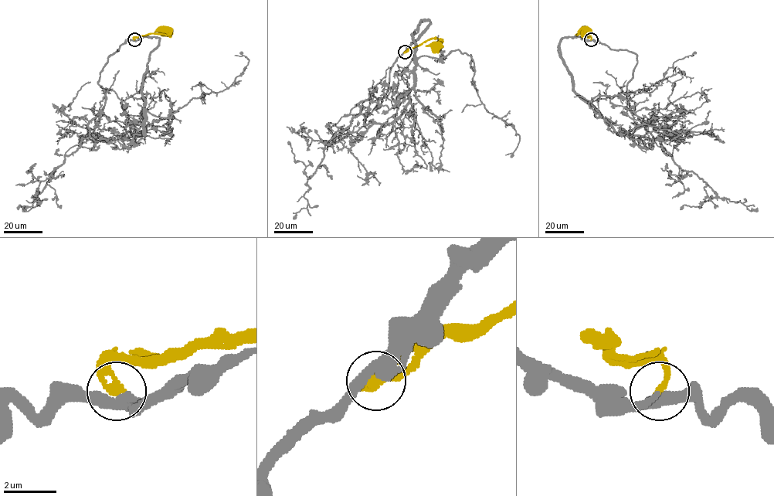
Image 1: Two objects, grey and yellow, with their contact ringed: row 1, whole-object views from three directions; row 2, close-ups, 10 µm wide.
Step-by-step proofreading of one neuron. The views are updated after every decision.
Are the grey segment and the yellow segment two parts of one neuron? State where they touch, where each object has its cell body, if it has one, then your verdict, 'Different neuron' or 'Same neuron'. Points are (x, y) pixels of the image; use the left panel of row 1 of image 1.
Place: (134, 39). Soma of grey: none. Soma of yellow: (164, 31). Same neuron

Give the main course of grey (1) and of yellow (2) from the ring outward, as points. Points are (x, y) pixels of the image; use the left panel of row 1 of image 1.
1: (134, 39), (158, 38), (141, 96), (146, 110), (161, 117), (229, 86), (249, 60), (235, 55)
2: (134, 39), (134, 37), (153, 33), (168, 35), (165, 30)

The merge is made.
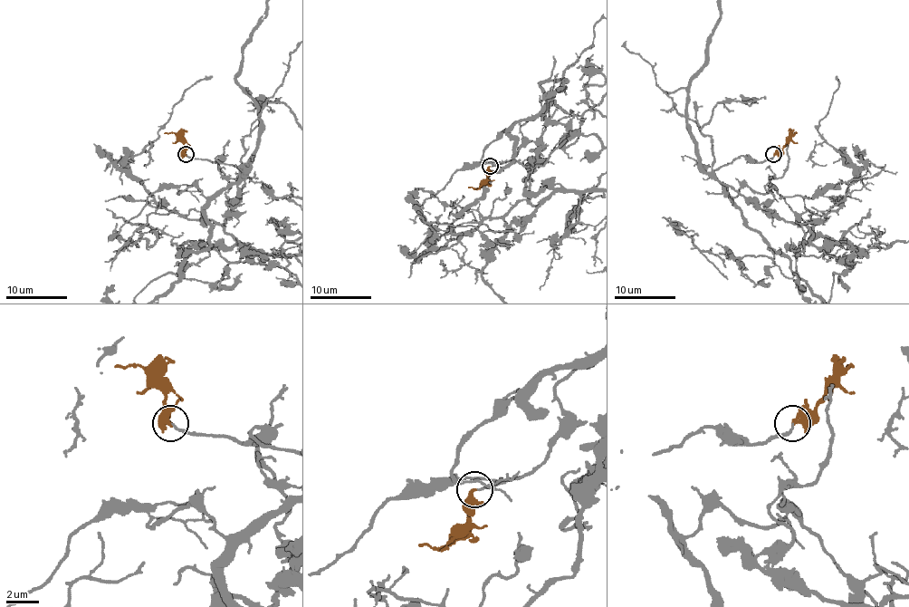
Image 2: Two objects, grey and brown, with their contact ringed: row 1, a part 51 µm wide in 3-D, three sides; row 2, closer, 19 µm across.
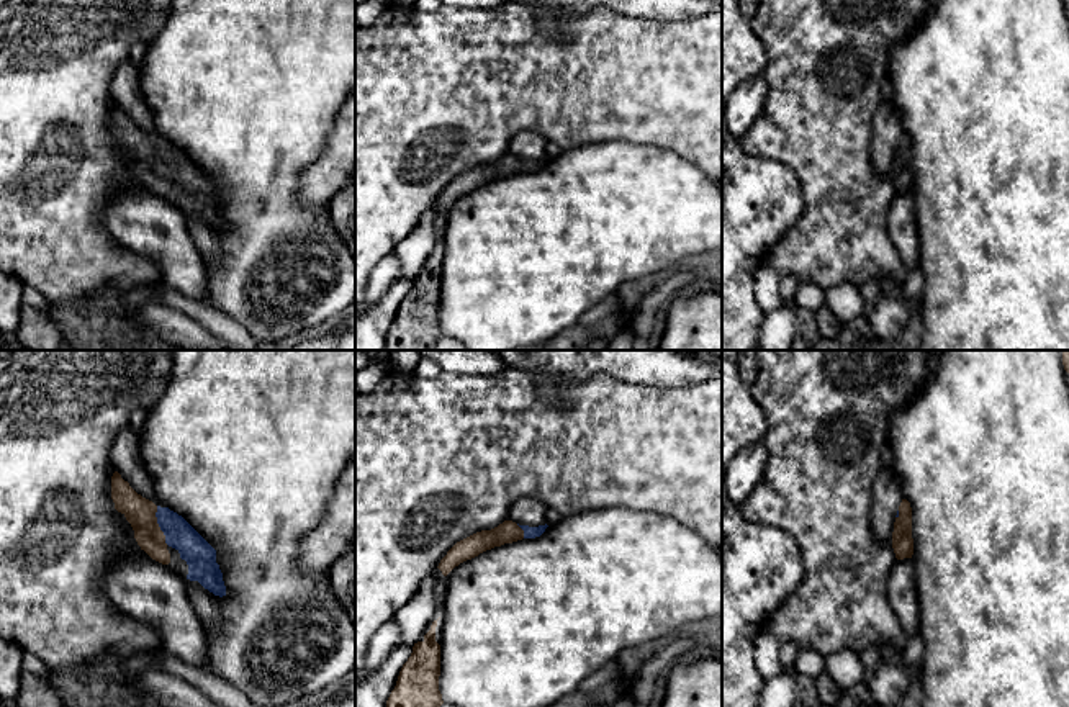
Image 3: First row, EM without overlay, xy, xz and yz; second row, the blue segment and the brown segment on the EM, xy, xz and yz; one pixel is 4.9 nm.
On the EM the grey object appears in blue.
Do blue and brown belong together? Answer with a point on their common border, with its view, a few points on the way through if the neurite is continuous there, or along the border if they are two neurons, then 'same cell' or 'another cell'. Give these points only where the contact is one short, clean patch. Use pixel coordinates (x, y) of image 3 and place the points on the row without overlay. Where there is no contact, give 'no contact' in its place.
xy (159, 159) | across xy (193, 182), (177, 166), (159, 159), (139, 146) | same cell

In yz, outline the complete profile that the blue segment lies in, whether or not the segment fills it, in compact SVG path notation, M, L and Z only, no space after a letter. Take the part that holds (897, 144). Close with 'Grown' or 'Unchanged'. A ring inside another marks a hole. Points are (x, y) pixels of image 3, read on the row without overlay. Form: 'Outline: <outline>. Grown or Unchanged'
Outline: M902 133L895 149L892 182L897 193L912 191L913 188L912 141L907 133Z. Grown

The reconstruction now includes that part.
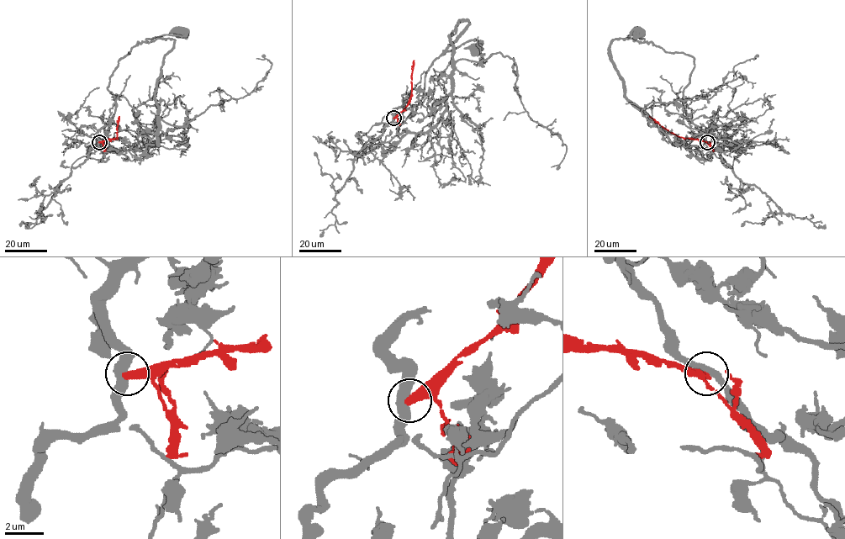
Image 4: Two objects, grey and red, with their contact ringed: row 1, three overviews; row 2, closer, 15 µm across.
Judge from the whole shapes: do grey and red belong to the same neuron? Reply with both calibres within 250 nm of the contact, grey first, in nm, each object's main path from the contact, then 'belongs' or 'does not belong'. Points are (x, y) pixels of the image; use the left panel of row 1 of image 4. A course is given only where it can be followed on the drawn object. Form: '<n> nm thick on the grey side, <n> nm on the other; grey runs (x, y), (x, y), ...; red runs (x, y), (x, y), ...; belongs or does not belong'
440 nm thick on the grey side, 400 nm on the other; grey runs (98, 142), (97, 134), (115, 108), (107, 87), (118, 61), (139, 42), (184, 36), (181, 31); red runs (99, 142), (117, 137), (119, 116); does not belong

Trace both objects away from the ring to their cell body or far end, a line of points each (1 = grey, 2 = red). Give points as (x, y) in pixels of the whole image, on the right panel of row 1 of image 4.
1: (707, 142), (683, 104), (683, 91), (694, 67), (693, 57), (665, 52), (629, 35), (638, 31)
2: (707, 142), (679, 137), (649, 116)

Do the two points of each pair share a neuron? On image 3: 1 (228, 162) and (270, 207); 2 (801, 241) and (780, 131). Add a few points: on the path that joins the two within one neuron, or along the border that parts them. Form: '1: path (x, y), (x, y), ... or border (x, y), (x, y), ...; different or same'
1: path (239, 174), (261, 195); same
2: path (816, 213), (816, 167), (807, 159); same

